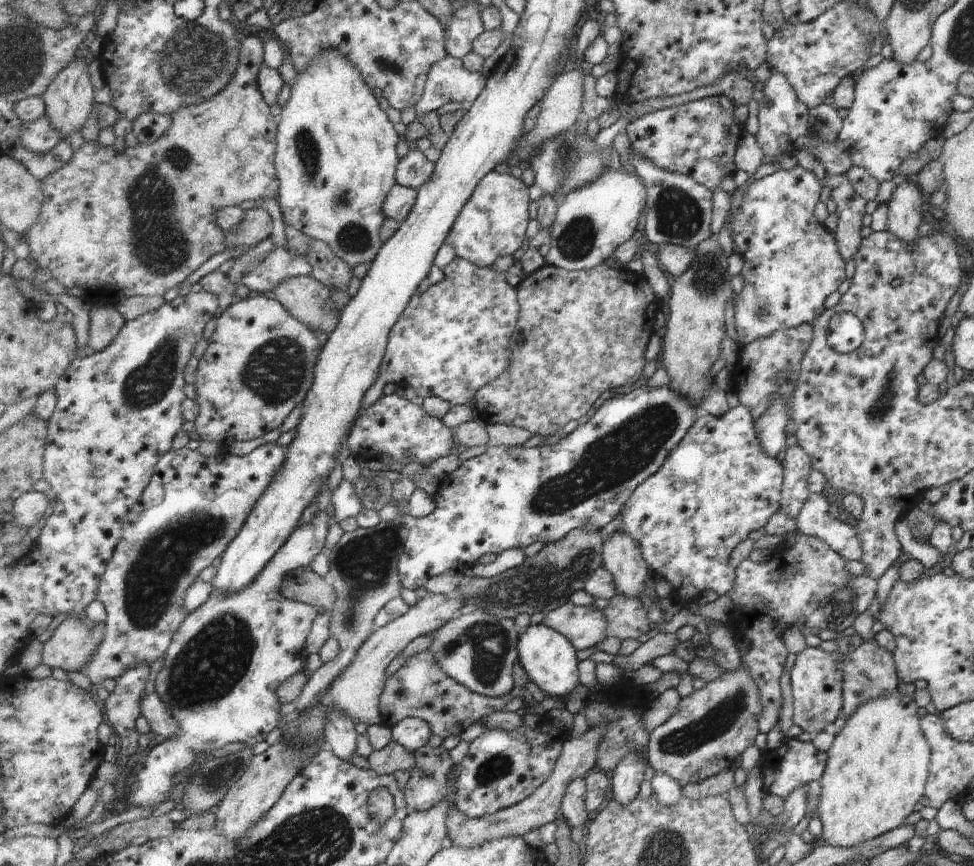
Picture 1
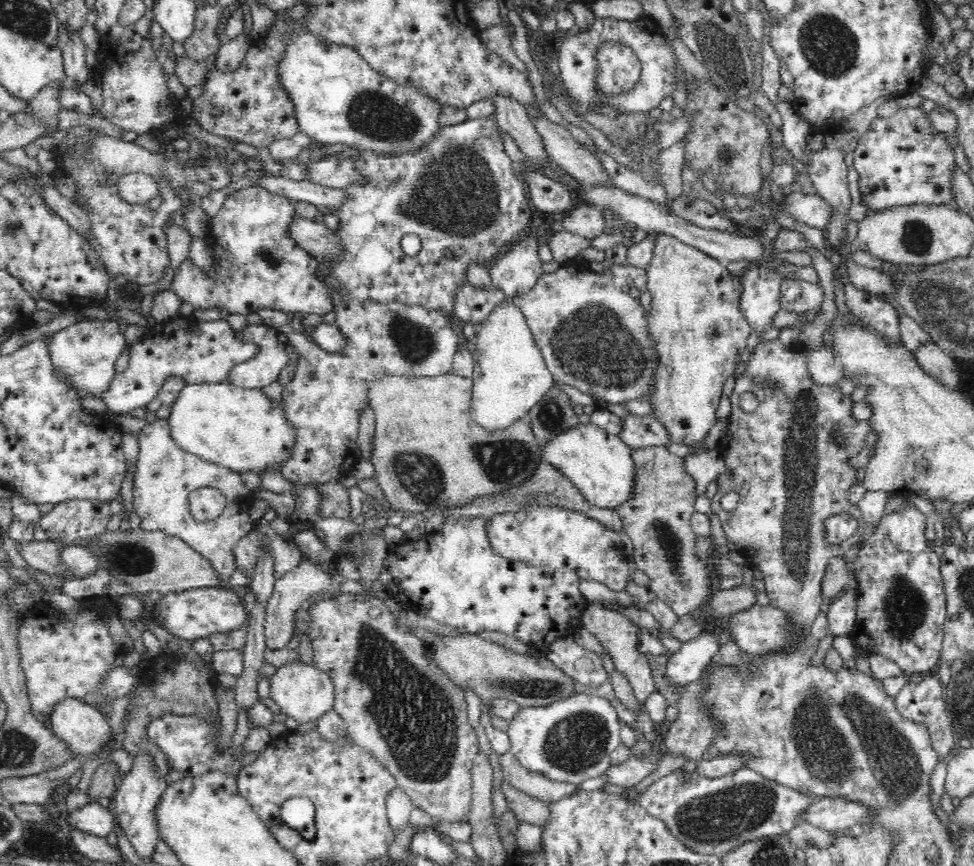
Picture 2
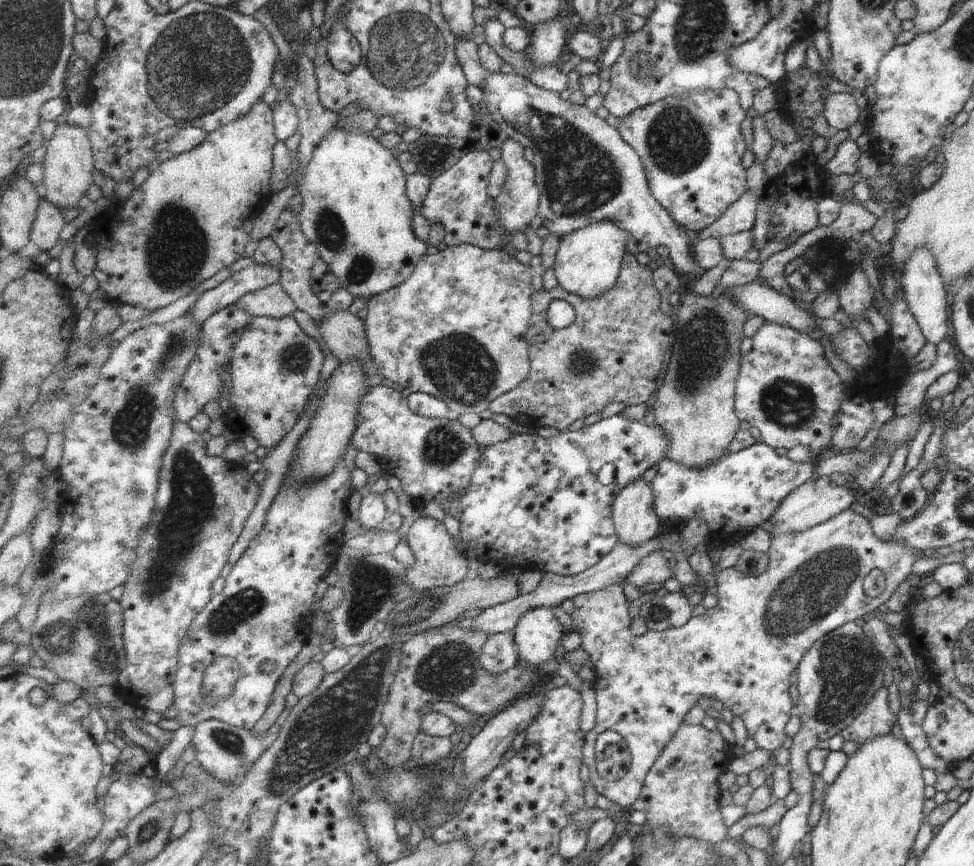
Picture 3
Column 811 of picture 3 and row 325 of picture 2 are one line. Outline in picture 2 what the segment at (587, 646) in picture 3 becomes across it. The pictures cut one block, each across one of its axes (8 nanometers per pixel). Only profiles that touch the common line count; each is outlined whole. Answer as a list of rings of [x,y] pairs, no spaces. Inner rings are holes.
[[[563,264],[555,272],[544,273],[530,292],[513,297],[512,303],[526,318],[556,383],[614,404],[642,398],[653,390],[655,358],[645,331],[646,310],[626,289],[616,289],[609,273]]]

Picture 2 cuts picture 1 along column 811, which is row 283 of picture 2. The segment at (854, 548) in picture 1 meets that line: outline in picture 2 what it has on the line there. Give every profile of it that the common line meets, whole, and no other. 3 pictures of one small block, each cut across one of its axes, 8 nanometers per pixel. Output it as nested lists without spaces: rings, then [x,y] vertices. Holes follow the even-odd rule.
[[[527,234],[521,244],[515,244],[500,256],[489,271],[493,288],[512,297],[530,292],[543,275],[543,263],[537,255],[539,245],[540,240]]]

